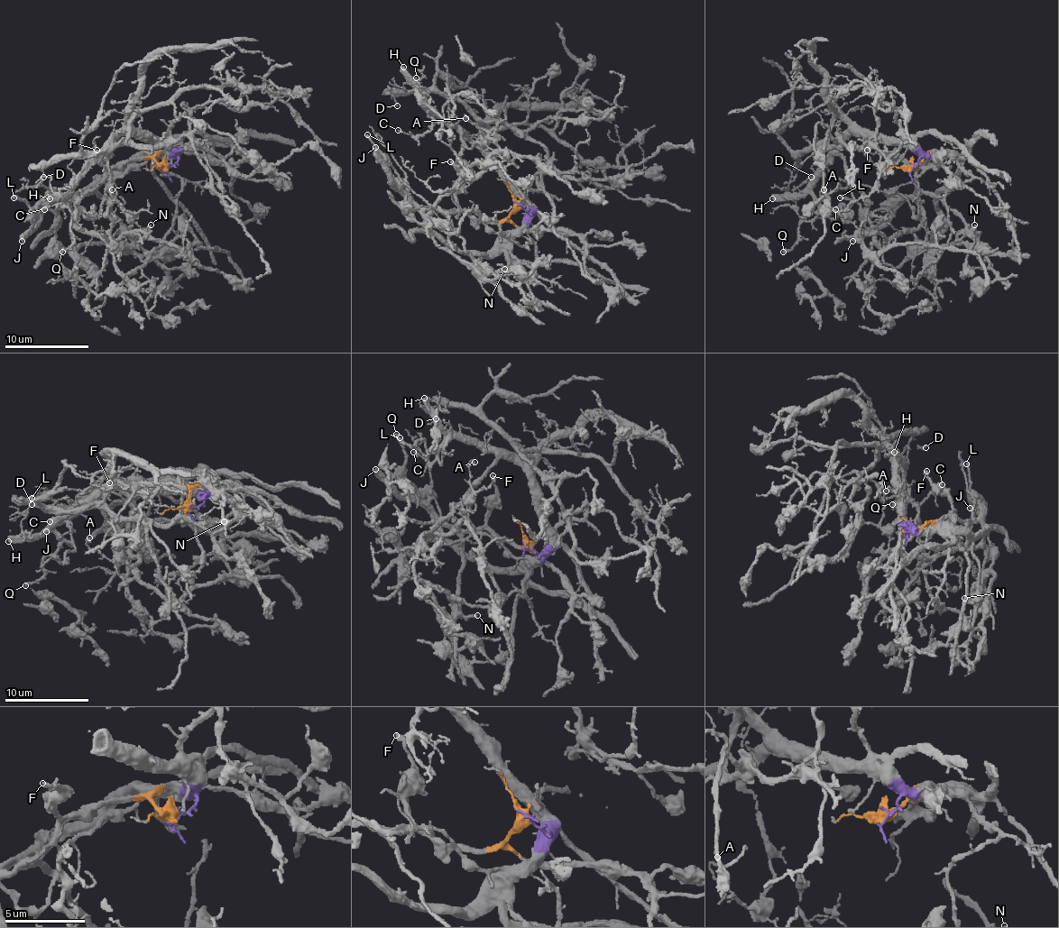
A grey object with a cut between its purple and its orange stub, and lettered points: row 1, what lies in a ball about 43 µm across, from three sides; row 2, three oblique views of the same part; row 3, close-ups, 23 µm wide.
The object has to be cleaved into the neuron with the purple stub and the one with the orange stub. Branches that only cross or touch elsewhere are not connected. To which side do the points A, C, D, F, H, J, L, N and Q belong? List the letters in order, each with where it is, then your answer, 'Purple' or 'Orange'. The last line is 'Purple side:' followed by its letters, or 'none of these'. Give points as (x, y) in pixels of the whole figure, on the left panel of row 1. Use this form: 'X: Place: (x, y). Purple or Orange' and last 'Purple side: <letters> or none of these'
A: Place: (112, 189). Purple
C: Place: (44, 209). Purple
D: Place: (43, 177). Purple
F: Place: (96, 150). Orange
H: Place: (50, 198). Purple
J: Place: (22, 241). Orange
L: Place: (13, 197). Orange
N: Place: (151, 225). Orange
Q: Place: (62, 252). Purple
Purple side: A, C, D, H, Q

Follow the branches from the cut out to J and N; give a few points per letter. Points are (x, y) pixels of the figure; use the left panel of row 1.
J: (166, 168), (147, 159), (119, 161), (79, 197), (59, 197), (29, 228), (23, 241)
N: (166, 168), (147, 159), (119, 161), (96, 188), (124, 225), (136, 233), (142, 233), (151, 225)

